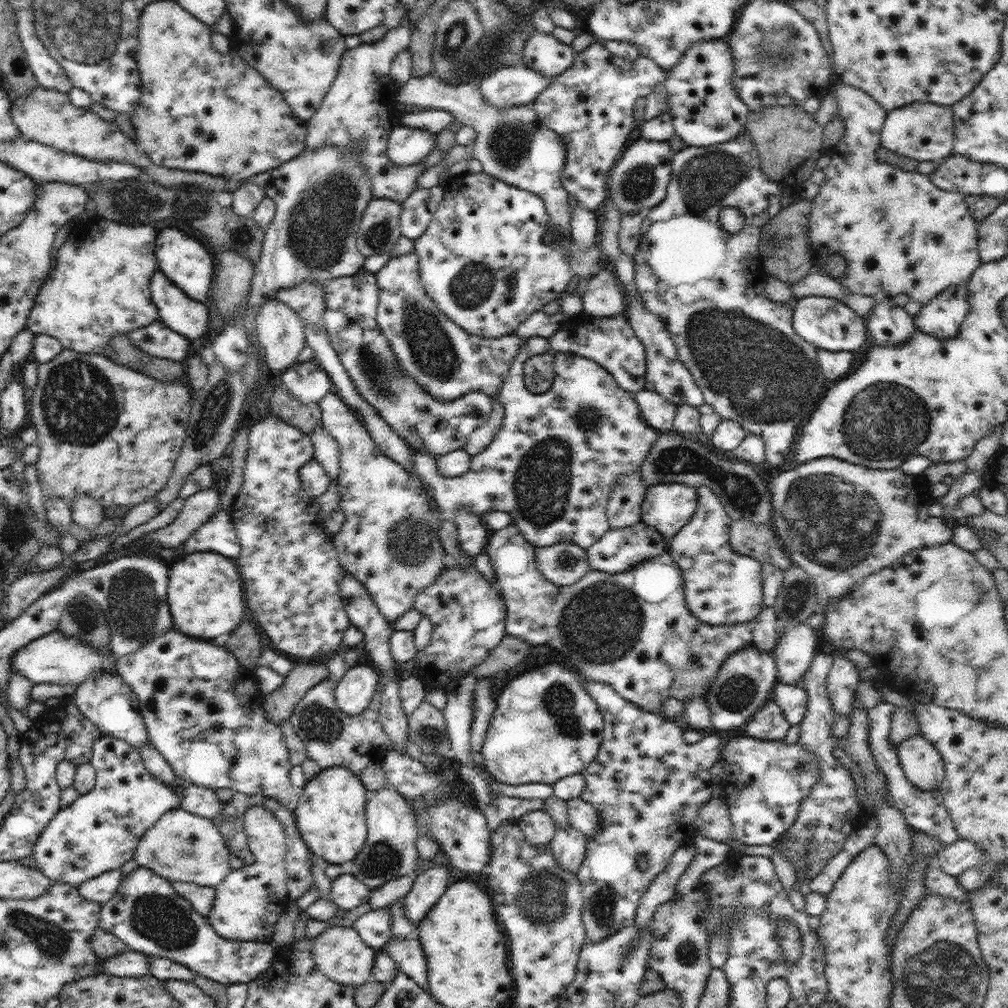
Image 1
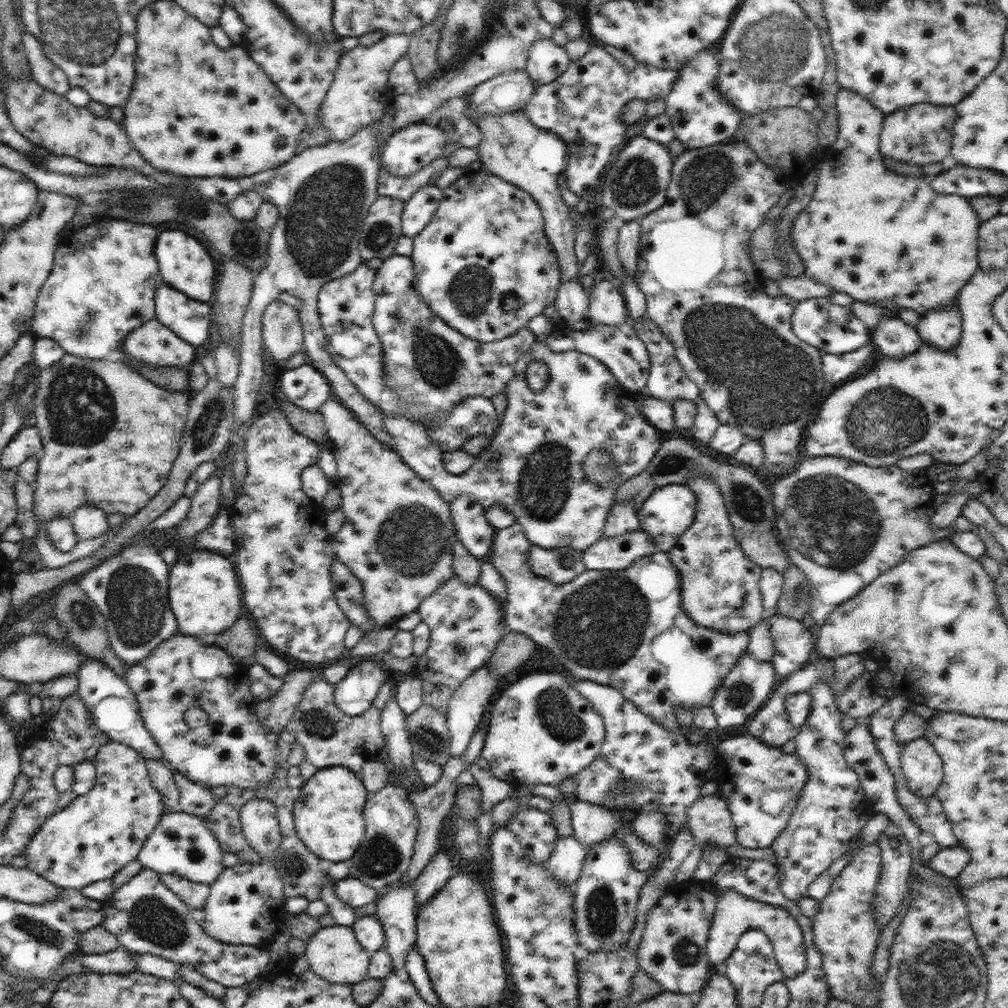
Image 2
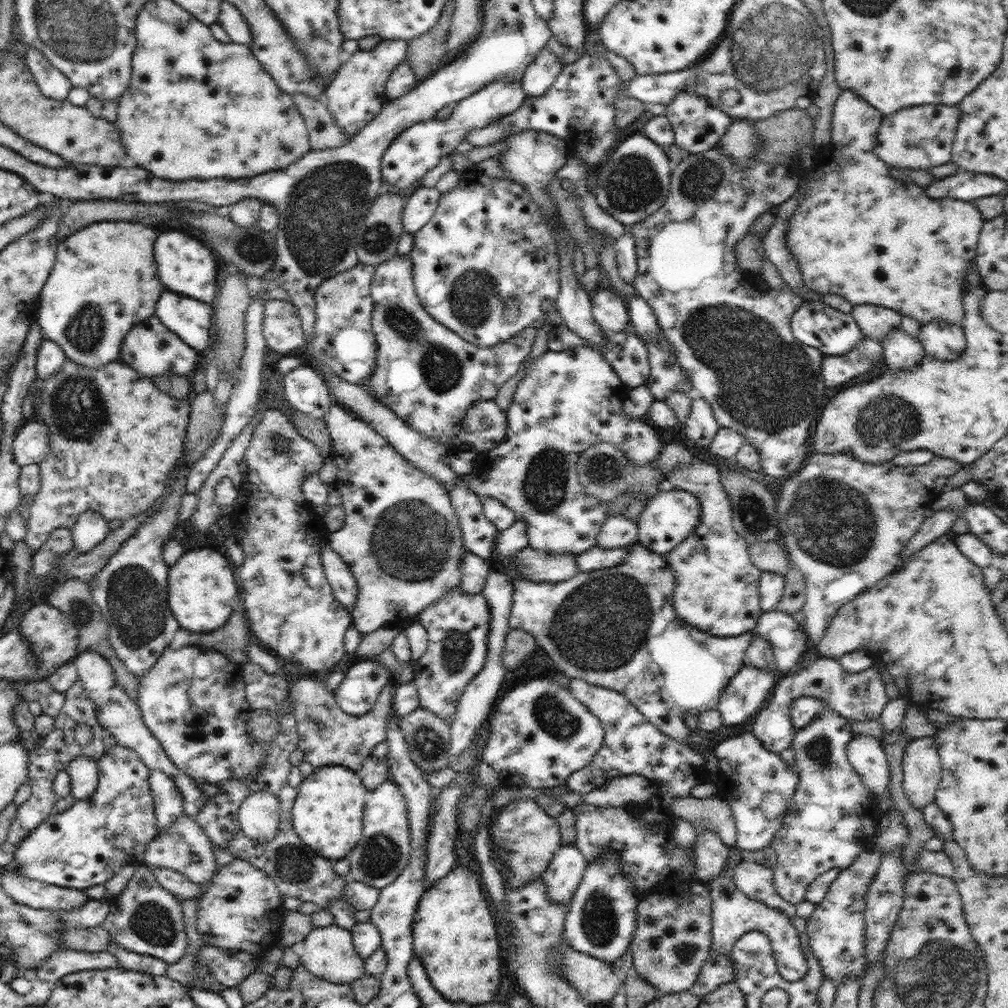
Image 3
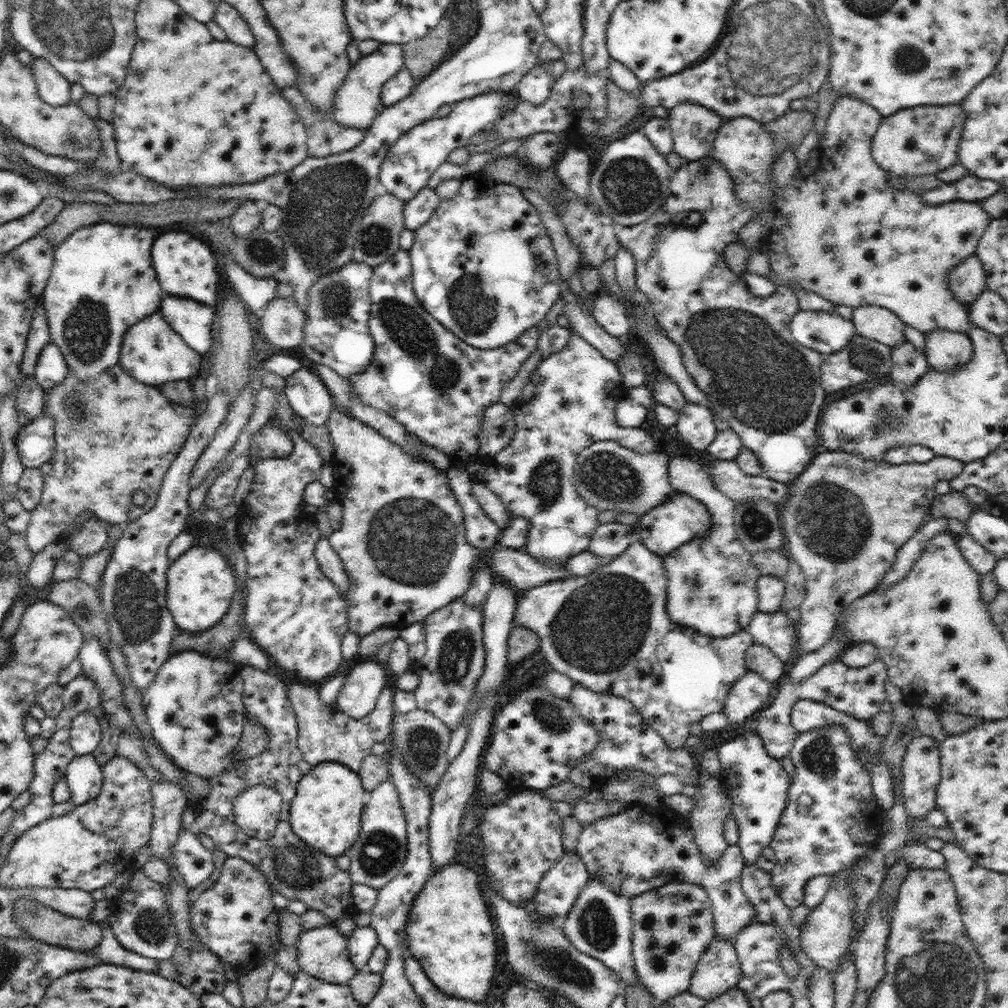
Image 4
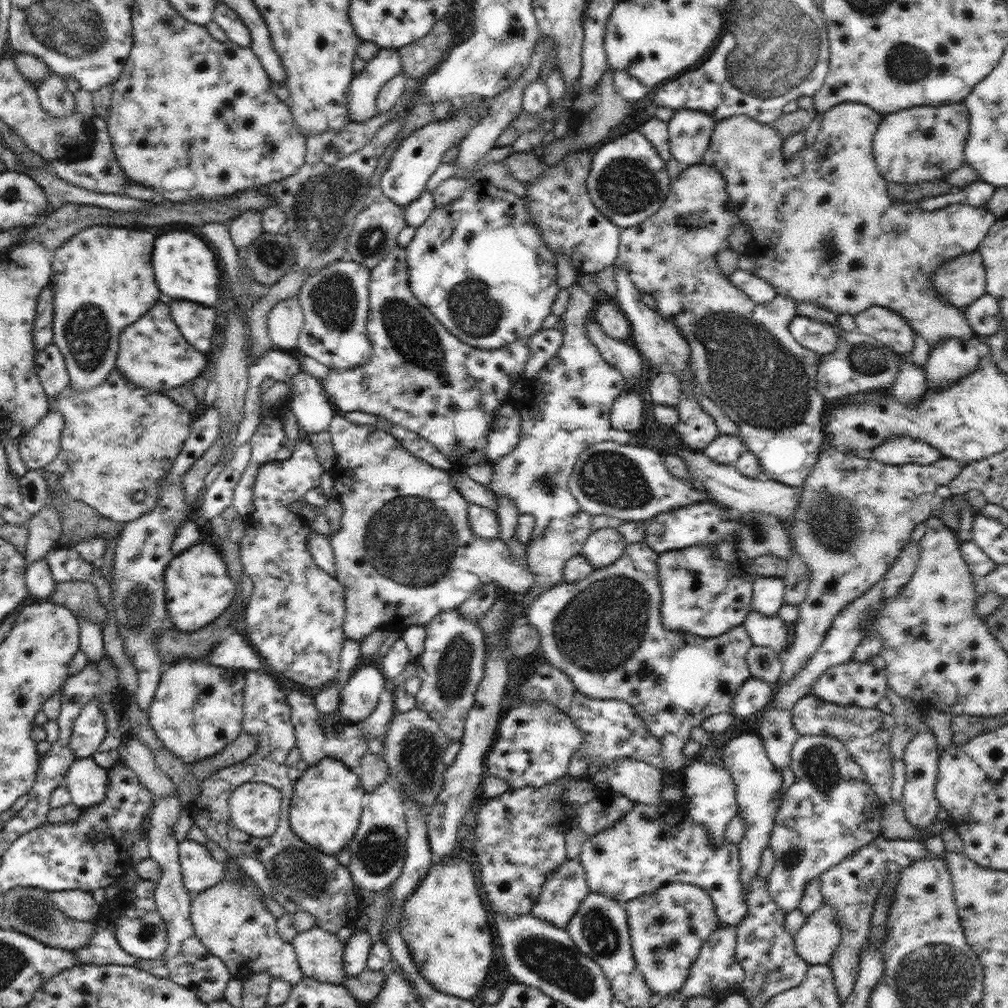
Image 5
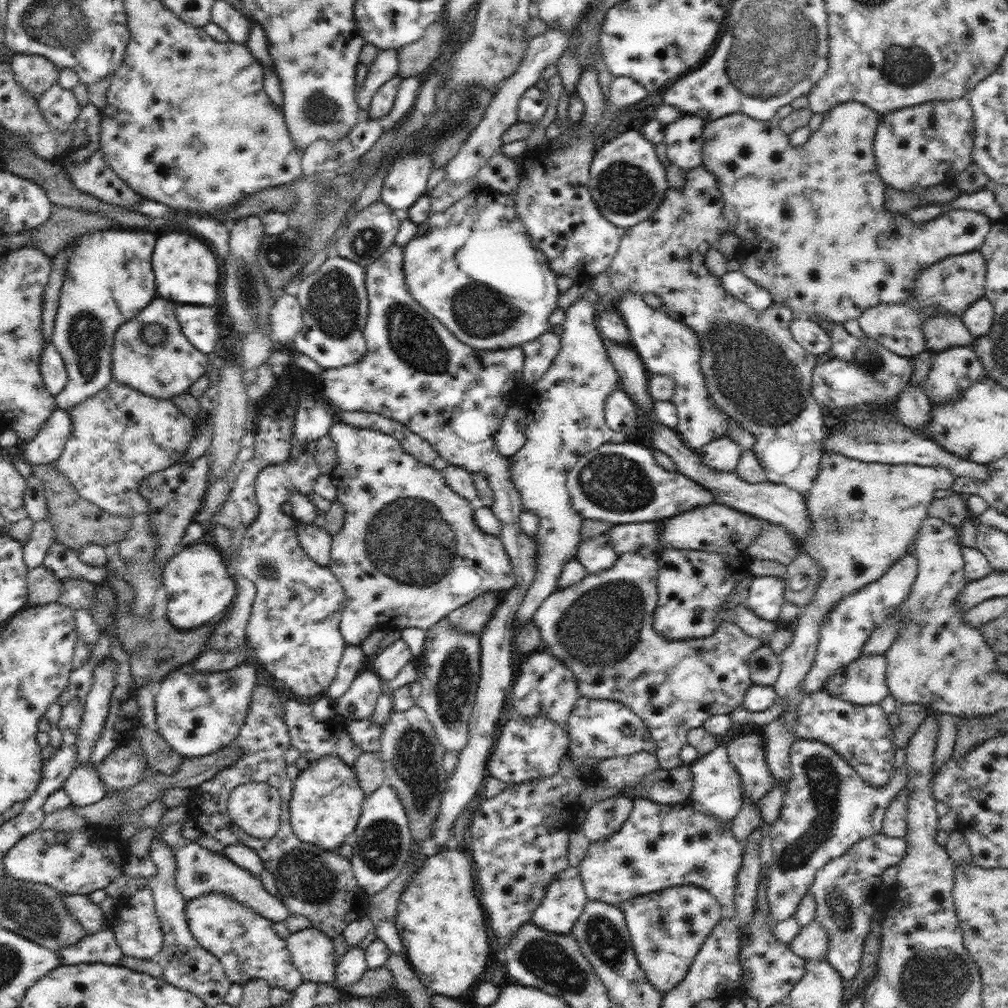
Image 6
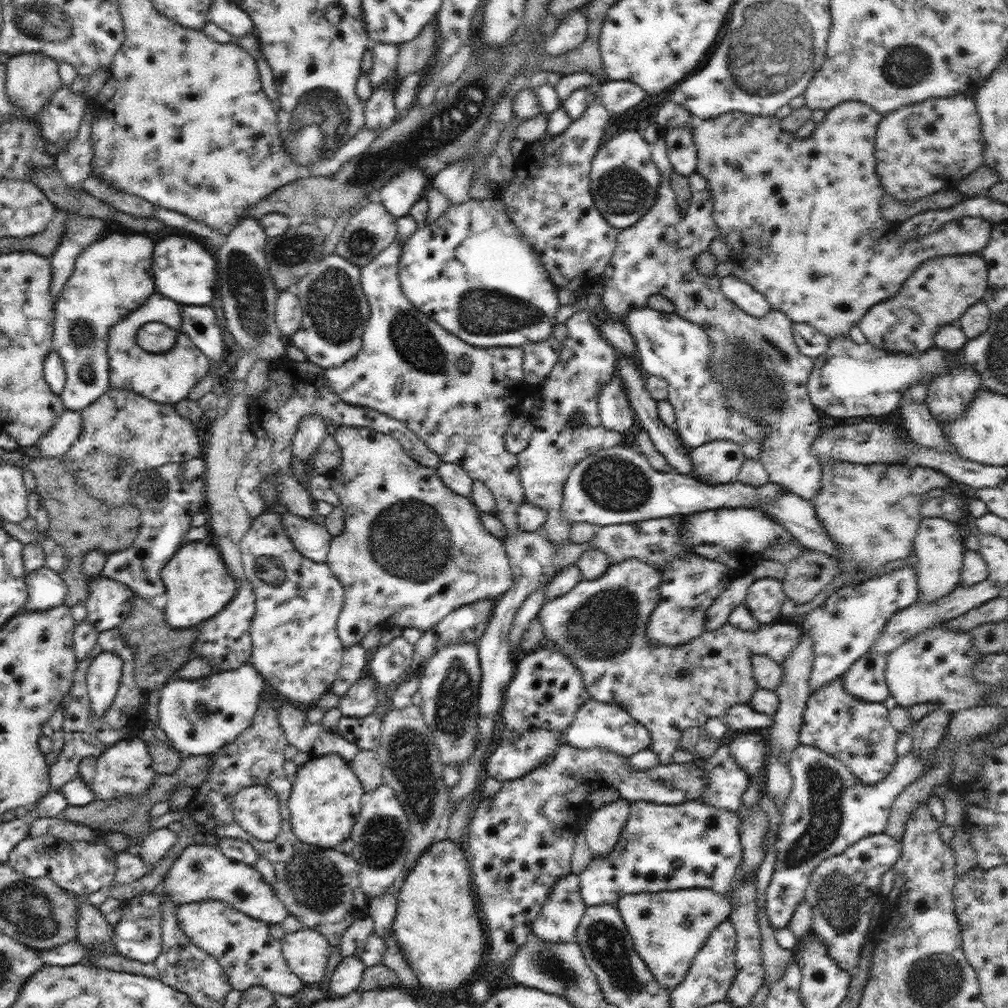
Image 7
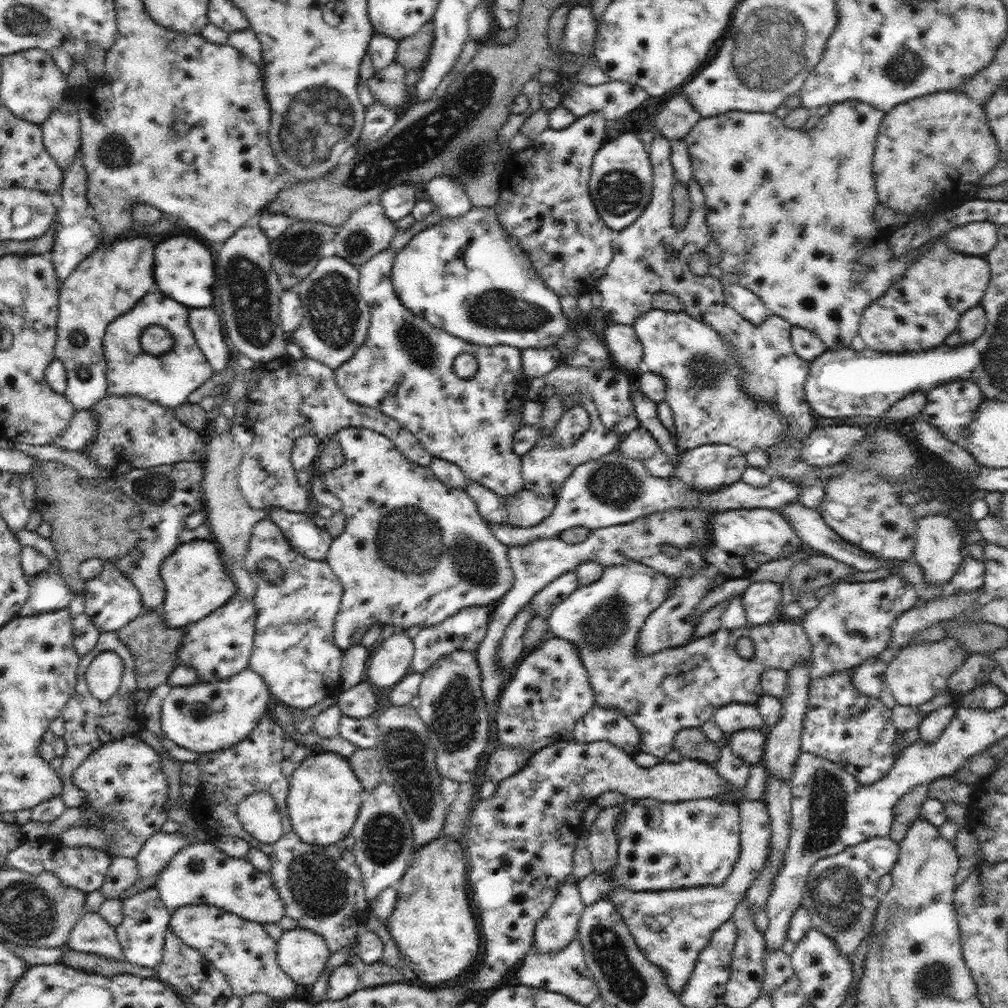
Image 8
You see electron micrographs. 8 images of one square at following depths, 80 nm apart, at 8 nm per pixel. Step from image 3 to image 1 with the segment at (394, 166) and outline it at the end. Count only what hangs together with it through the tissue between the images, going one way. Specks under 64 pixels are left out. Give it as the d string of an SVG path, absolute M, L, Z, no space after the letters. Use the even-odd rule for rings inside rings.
M521 63L498 69L477 83L481 96L494 108L512 108L533 102L552 79ZM396 123L387 140L387 155L398 166L412 166L425 162L425 158L433 151L435 146L437 146L437 134L432 131L404 127L402 124Z

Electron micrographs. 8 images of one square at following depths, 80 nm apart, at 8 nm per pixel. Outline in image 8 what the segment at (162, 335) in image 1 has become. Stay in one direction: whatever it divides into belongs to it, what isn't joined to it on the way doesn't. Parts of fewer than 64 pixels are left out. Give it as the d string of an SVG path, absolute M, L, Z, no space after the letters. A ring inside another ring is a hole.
M150 292L134 308L107 326L103 338L107 362L107 393L116 396L134 393L172 410L188 401L190 394L214 372L188 324L189 309L173 298L166 298L163 292ZM151 324L159 324L170 332L173 343L168 352L153 355L142 348L142 331Z

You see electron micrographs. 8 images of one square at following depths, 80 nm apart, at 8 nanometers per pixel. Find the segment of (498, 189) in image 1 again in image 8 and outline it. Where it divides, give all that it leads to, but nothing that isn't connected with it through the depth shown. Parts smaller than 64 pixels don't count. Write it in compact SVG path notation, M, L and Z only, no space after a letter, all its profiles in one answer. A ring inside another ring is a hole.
M498 206L494 207L472 207L468 213L459 216L458 218L445 218L432 226L426 226L424 229L418 231L411 239L410 242L405 244L402 250L395 254L395 261L392 267L392 282L394 285L394 292L398 295L400 302L409 308L416 316L425 318L432 326L440 328L453 334L455 337L463 338L464 341L469 342L471 345L510 345L516 348L546 348L552 346L560 340L561 336L566 334L568 328L572 328L572 321L565 317L563 313L560 299L555 292L552 292L546 283L537 275L533 269L533 264L528 254L520 248L518 240L512 238L510 234L506 234L500 226L497 217Z

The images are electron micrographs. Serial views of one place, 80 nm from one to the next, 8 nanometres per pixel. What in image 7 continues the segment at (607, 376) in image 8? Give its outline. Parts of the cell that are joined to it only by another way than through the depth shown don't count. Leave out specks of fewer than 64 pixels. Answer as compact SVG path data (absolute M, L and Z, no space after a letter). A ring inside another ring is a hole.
M616 368L609 383L599 388L598 409L606 430L626 434L634 428L635 412L630 405L623 378Z

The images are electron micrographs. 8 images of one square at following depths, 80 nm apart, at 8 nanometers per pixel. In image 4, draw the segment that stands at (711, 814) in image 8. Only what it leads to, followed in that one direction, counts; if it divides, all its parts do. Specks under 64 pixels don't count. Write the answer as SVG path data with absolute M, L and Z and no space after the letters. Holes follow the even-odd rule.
M634 803L620 814L612 814L584 826L576 853L582 862L587 864L586 868L591 874L599 876L601 882L630 899L652 889L658 890L670 881L690 882L703 887L711 900L715 935L721 939L734 939L736 935L756 928L756 909L752 907L741 888L741 874L746 864L739 846L728 845L719 859L714 862L707 861L695 843L693 831L687 830L685 824L688 824L688 820L678 816L675 810L664 803L651 808Z

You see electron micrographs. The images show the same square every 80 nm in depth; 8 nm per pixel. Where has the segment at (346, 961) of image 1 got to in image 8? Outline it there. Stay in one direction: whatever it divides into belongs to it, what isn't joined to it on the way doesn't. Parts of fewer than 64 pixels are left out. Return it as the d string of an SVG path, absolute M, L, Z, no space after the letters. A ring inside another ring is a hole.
M301 927L284 931L277 946L280 969L298 985L314 984L331 956L320 935Z

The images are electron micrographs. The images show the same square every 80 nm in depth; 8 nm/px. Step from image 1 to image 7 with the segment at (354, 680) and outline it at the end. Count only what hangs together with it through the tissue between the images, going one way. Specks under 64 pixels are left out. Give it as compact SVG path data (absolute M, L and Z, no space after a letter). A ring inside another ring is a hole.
M368 673L360 677L358 682L350 686L346 694L340 696L338 708L344 716L362 718L375 712L380 699L374 693L377 681Z

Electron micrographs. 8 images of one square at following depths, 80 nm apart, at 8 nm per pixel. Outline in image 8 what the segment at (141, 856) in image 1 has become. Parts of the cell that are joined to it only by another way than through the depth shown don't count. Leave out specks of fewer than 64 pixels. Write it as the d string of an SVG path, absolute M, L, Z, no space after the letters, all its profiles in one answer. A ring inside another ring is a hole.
M206 840L181 848L161 870L154 887L170 914L187 905L213 905L252 923L278 923L286 916L271 873L254 868L248 859L227 855Z

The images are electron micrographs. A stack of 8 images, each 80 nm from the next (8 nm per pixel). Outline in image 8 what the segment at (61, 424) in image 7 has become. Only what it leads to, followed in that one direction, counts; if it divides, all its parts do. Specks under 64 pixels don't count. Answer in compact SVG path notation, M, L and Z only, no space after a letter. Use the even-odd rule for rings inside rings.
M90 409L74 412L70 425L66 427L66 433L58 437L52 446L60 450L82 451L86 449L98 433L98 420Z

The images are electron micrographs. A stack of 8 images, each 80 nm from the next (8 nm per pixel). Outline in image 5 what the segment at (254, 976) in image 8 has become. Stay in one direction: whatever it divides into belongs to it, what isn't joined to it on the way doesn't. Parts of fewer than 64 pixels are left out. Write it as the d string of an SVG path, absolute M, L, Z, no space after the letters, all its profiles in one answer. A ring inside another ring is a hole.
M237 857L229 858L226 868L224 880L201 891L191 902L190 919L196 936L213 956L218 956L224 962L231 978L242 980L251 974L267 971L273 979L281 978L292 985L298 984L303 972L294 953L294 946L278 935L278 919L274 919L262 901L263 892L239 868Z

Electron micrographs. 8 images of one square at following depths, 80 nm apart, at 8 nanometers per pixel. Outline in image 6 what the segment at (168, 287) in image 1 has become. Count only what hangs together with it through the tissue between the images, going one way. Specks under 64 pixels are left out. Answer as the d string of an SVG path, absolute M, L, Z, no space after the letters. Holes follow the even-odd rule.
M178 304L176 316L184 336L204 354L210 354L218 342L217 308L214 306Z

